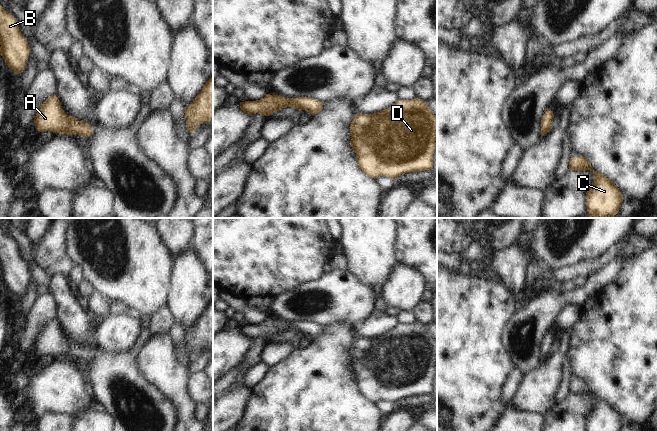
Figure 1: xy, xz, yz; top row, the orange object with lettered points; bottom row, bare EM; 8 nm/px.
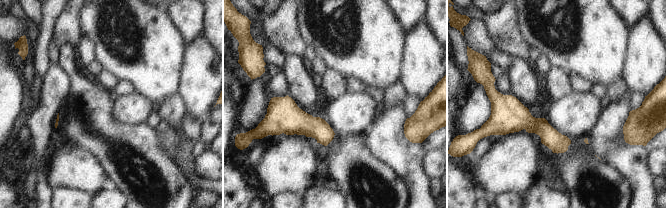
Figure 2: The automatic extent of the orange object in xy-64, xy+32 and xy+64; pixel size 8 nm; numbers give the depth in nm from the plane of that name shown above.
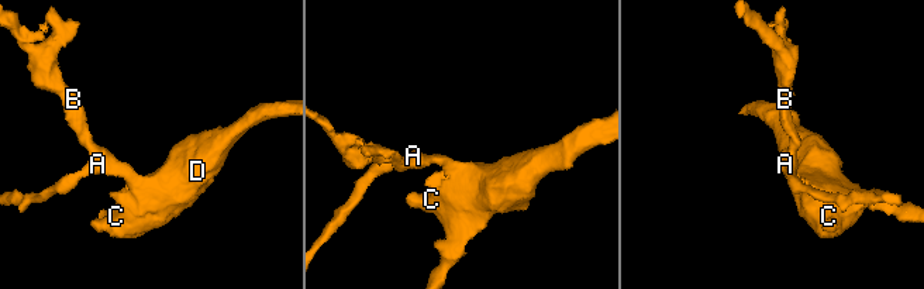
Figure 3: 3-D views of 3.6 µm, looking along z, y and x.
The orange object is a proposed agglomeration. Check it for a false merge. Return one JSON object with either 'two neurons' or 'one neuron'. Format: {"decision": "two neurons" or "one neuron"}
{"decision": "one neuron"}

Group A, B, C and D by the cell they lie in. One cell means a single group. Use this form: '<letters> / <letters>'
A B C D

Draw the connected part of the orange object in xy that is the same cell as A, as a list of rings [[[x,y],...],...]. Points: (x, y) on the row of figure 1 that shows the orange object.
[[[56,95],[50,96],[40,106],[34,118],[38,132],[52,131],[59,134],[77,134],[89,137],[93,134],[92,127],[85,121],[68,116]]]

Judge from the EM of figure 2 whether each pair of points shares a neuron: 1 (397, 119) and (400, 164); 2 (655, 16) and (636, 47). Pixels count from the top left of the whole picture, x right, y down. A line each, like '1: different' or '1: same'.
1: same
2: different

